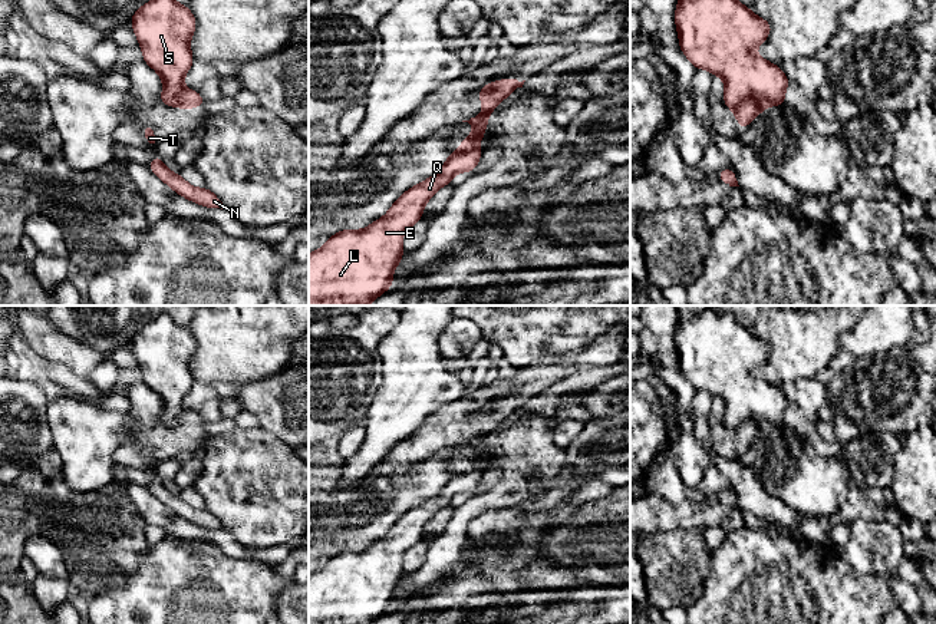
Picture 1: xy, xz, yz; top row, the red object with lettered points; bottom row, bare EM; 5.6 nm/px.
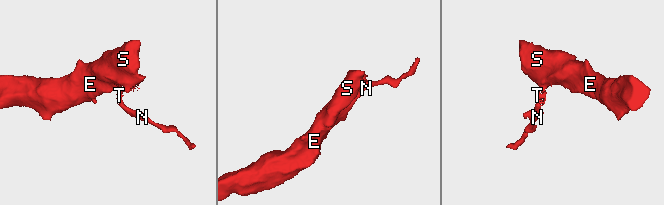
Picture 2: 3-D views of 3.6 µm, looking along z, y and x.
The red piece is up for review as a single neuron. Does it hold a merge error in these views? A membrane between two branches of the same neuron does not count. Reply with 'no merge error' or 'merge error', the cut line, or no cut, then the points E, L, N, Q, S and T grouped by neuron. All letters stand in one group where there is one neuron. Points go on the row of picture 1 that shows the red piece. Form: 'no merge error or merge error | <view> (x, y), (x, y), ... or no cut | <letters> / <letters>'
merge error | yz (760, 104), (745, 98), (728, 106) | E L Q S / N T

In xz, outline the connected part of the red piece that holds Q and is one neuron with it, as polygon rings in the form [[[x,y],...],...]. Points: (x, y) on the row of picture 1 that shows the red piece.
[[[477,115],[468,120],[474,132],[461,139],[461,146],[448,153],[442,168],[421,184],[405,191],[389,208],[385,217],[373,221],[363,230],[340,230],[327,242],[309,254],[309,306],[369,306],[393,285],[393,270],[401,263],[403,234],[423,217],[425,204],[434,194],[449,185],[459,172],[474,172],[482,151],[478,142],[488,136],[484,128],[490,123],[488,115]]]

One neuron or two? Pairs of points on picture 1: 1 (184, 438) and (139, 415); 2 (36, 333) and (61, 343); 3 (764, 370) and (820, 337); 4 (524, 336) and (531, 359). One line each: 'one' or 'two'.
1: one
2: one
3: one
4: one

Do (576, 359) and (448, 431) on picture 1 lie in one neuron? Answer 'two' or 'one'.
one

